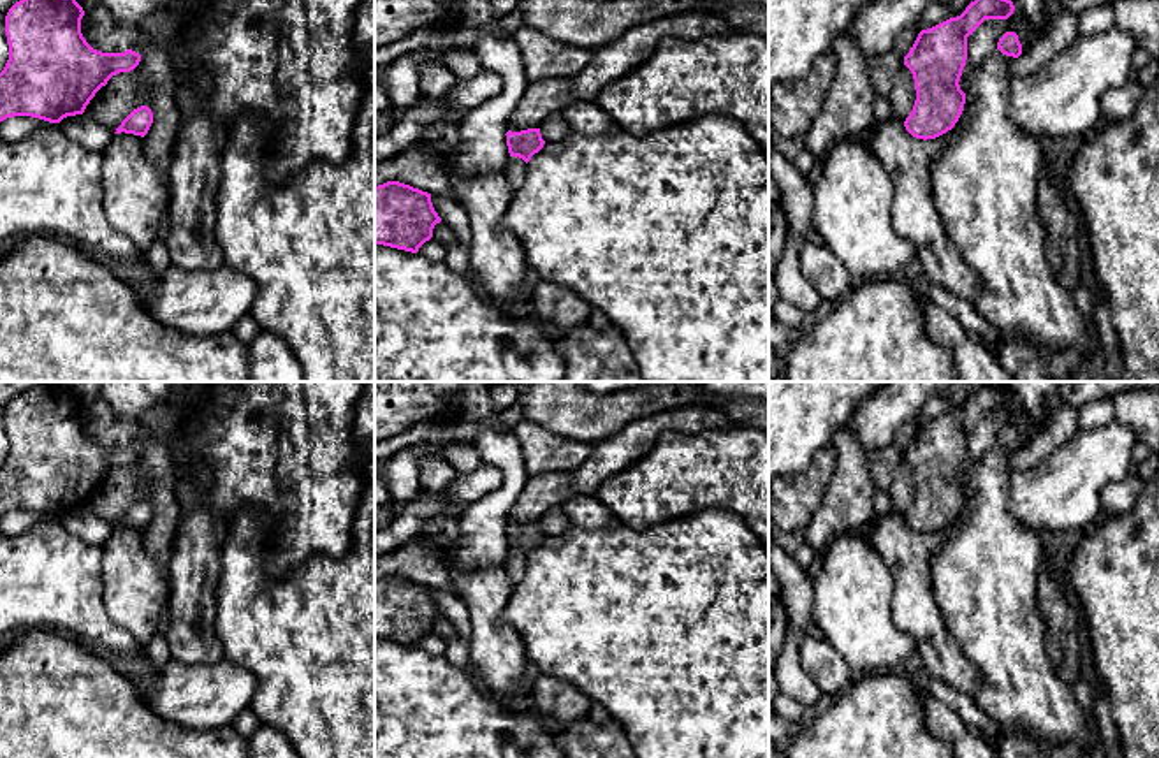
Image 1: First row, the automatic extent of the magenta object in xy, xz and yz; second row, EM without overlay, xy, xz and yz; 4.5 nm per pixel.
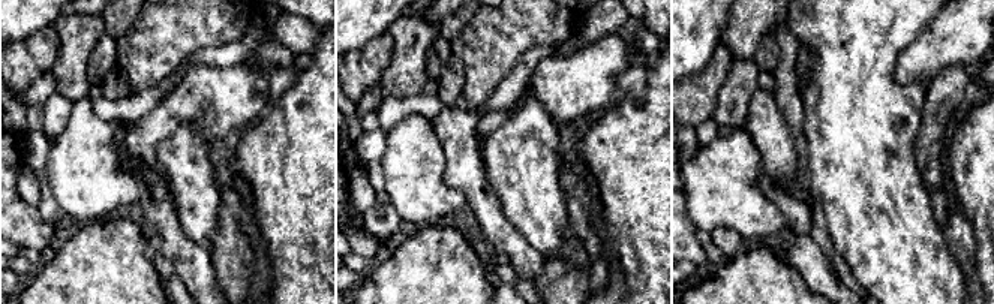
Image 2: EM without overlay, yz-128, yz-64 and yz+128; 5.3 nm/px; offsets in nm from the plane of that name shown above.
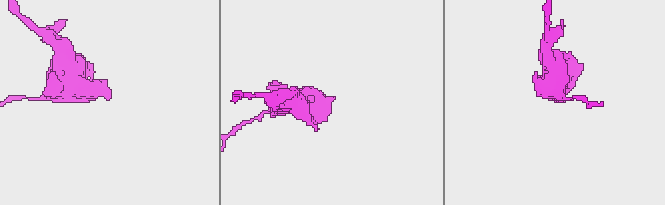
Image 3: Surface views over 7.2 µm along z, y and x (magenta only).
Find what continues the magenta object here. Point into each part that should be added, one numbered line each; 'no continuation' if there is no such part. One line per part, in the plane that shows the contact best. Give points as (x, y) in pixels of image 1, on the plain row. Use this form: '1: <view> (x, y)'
no continuation

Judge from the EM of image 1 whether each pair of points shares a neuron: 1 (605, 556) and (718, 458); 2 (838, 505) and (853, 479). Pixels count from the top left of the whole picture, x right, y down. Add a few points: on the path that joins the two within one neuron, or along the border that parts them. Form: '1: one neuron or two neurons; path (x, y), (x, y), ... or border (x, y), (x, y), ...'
1: two neurons; border (677, 517), (646, 528), (619, 524)
2: one neuron; path (845, 498), (852, 486)

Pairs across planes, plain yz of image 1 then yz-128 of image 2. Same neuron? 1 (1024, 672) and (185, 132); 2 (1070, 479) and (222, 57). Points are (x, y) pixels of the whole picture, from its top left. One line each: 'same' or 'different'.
1: same
2: different

